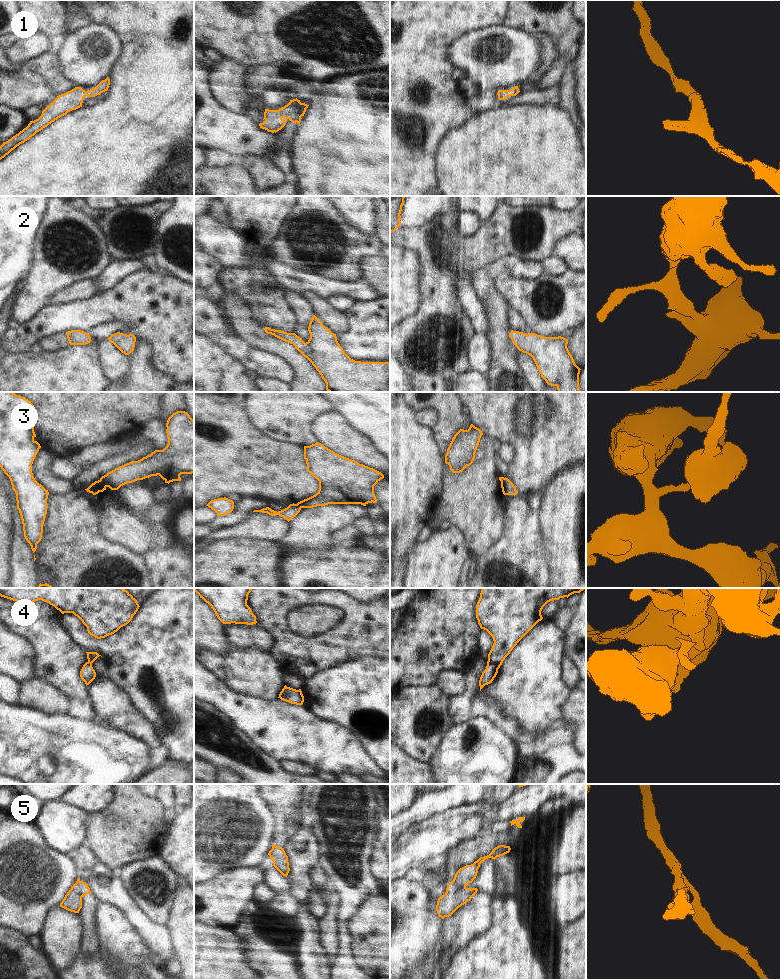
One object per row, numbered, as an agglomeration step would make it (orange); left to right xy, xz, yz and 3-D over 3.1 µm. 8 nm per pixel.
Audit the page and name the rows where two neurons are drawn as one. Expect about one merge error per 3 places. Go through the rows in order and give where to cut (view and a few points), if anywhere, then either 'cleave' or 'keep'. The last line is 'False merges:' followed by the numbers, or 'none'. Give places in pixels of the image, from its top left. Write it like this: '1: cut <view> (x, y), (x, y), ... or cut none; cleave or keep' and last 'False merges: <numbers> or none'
1: cut none; keep
2: cut none; keep
3: cut xy (99, 480), (106, 486); cleave
4: cut yz (487, 661), (498, 668); cleave
5: cut yz (452, 881), (458, 888), (465, 888); cleave
False merges: 3, 4, 5

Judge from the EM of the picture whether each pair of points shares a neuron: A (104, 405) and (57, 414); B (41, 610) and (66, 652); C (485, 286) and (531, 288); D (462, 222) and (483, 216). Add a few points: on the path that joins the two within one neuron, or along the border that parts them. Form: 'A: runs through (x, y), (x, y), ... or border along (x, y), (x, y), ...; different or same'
A: runs through (92, 405), (69, 405); same
B: runs through (41, 620), (41, 627), (56, 642); same
C: border along (494, 281), (496, 290), (504, 298), (508, 306); different
D: border along (460, 212), (471, 212), (483, 223); different

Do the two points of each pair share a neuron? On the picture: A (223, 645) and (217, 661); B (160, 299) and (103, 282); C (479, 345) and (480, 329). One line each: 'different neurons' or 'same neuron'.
A: different neurons
B: different neurons
C: different neurons

